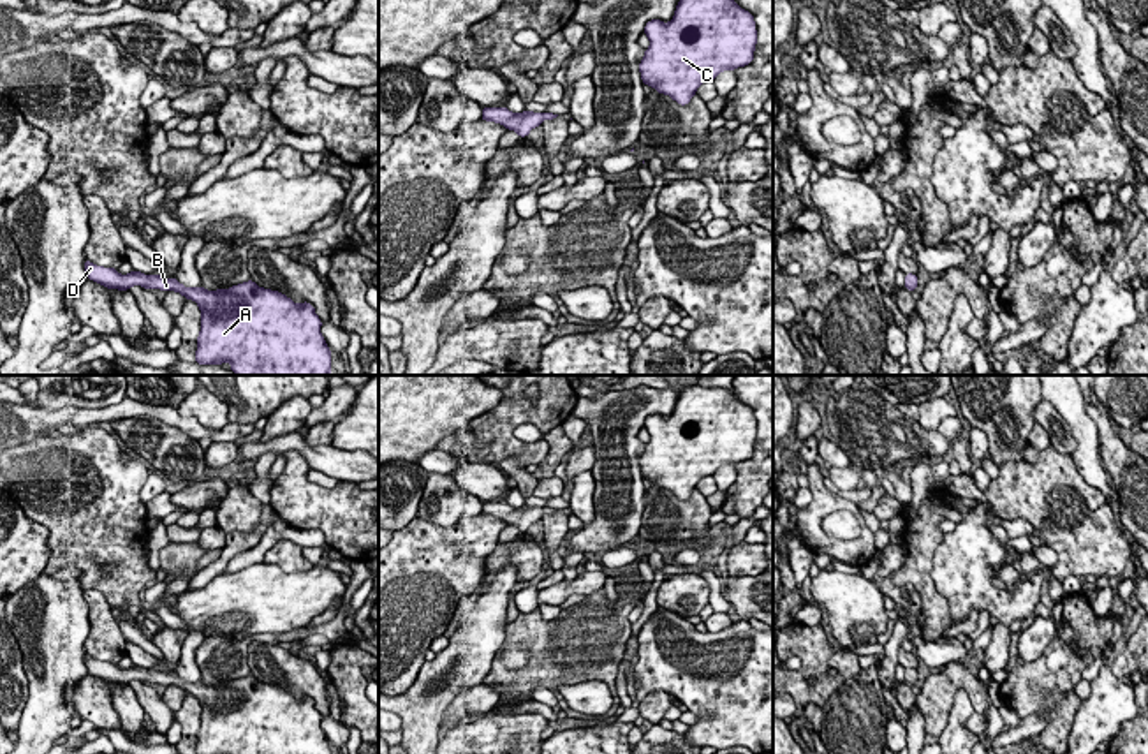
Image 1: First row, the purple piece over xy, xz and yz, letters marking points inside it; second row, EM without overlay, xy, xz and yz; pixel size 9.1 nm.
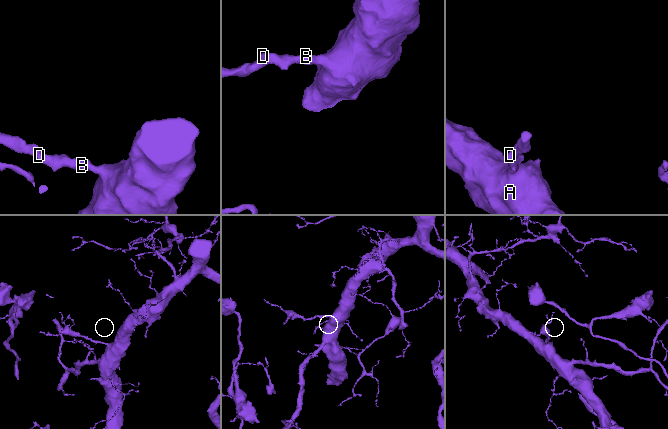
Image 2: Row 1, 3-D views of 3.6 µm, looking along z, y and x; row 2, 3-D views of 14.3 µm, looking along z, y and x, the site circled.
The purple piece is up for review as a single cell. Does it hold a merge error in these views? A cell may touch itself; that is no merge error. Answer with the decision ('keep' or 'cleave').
keep

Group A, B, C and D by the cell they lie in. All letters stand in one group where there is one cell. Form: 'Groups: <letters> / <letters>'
Groups: A B C D

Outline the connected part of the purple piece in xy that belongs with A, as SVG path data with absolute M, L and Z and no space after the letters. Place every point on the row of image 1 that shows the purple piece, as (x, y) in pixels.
M86 259L85 271L90 280L107 289L129 291L132 285L141 285L166 292L174 291L195 301L202 314L195 351L197 365L229 361L231 372L236 375L331 375L331 351L320 333L322 321L308 301L298 305L278 291L259 287L254 280L229 289L208 291L202 285L185 287L176 277L164 278L136 270L120 275L114 268L97 266Z

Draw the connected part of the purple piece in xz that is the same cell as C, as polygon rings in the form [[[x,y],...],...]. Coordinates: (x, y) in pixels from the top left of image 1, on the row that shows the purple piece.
[[[680,0],[669,23],[651,19],[644,25],[650,48],[639,63],[641,79],[659,93],[687,106],[704,81],[722,70],[752,63],[757,44],[754,16],[734,0]]]

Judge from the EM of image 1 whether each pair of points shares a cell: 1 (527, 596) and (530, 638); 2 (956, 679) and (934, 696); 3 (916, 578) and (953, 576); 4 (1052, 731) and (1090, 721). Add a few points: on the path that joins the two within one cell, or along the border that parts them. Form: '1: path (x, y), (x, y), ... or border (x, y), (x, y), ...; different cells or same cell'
1: border (537, 608), (520, 613); different cells
2: path (951, 684), (939, 691); same cell
3: border (942, 538), (930, 578), (951, 615); different cells
4: border (1081, 700), (1067, 735); different cells

